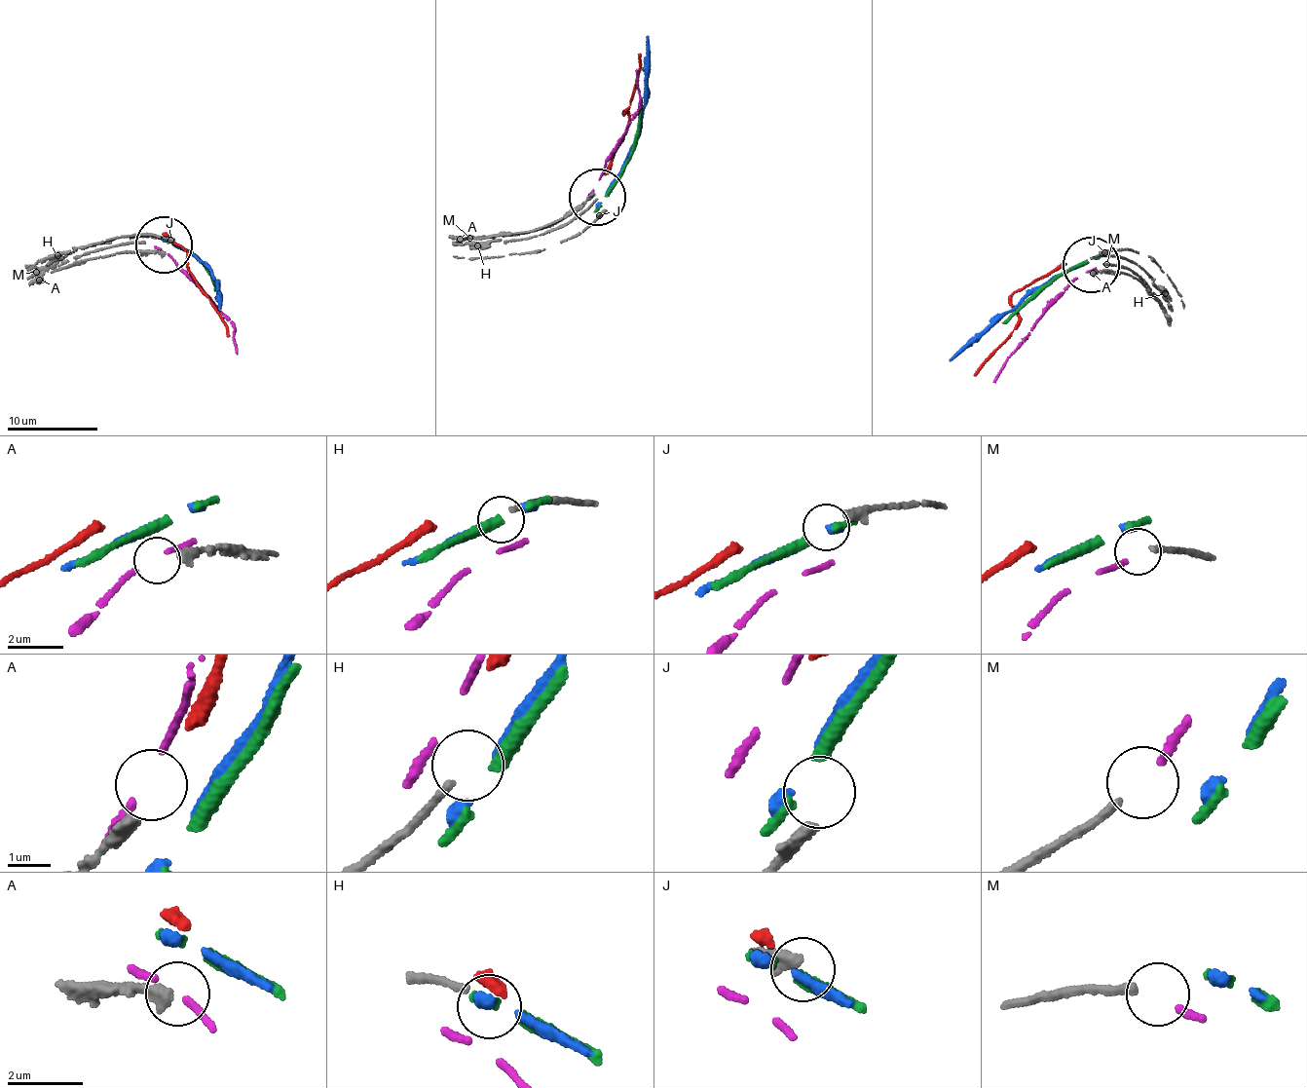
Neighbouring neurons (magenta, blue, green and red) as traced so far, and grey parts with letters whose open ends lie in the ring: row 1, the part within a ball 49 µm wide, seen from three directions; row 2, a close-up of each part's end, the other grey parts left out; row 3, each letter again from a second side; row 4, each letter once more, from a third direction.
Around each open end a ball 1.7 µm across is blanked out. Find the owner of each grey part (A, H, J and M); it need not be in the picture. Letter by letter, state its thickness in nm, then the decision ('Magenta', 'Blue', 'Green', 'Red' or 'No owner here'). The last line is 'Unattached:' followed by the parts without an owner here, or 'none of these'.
A: Thickness 380 nm. No owner here
H: Thickness 170 nm. No owner here
J: Thickness 340 nm. No owner here
M: Thickness 200 nm. No owner here
Unattached: A, H, J, M

